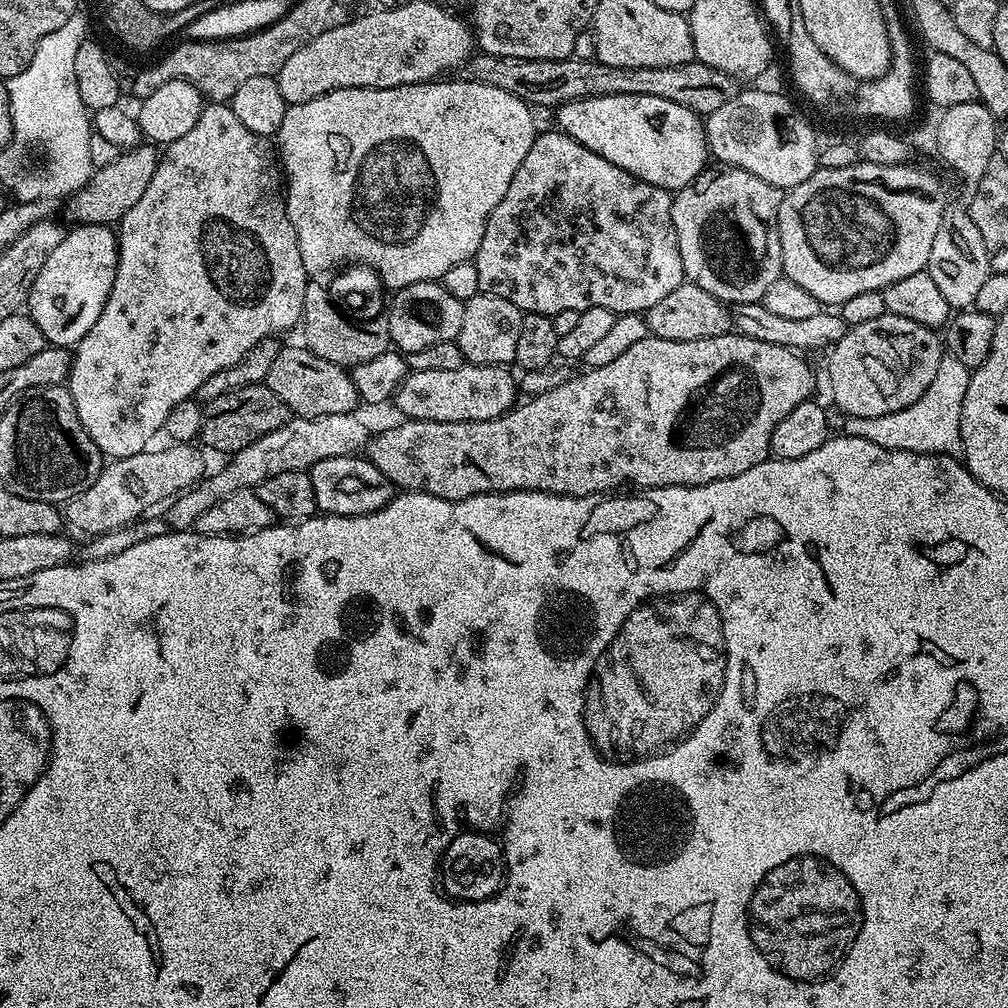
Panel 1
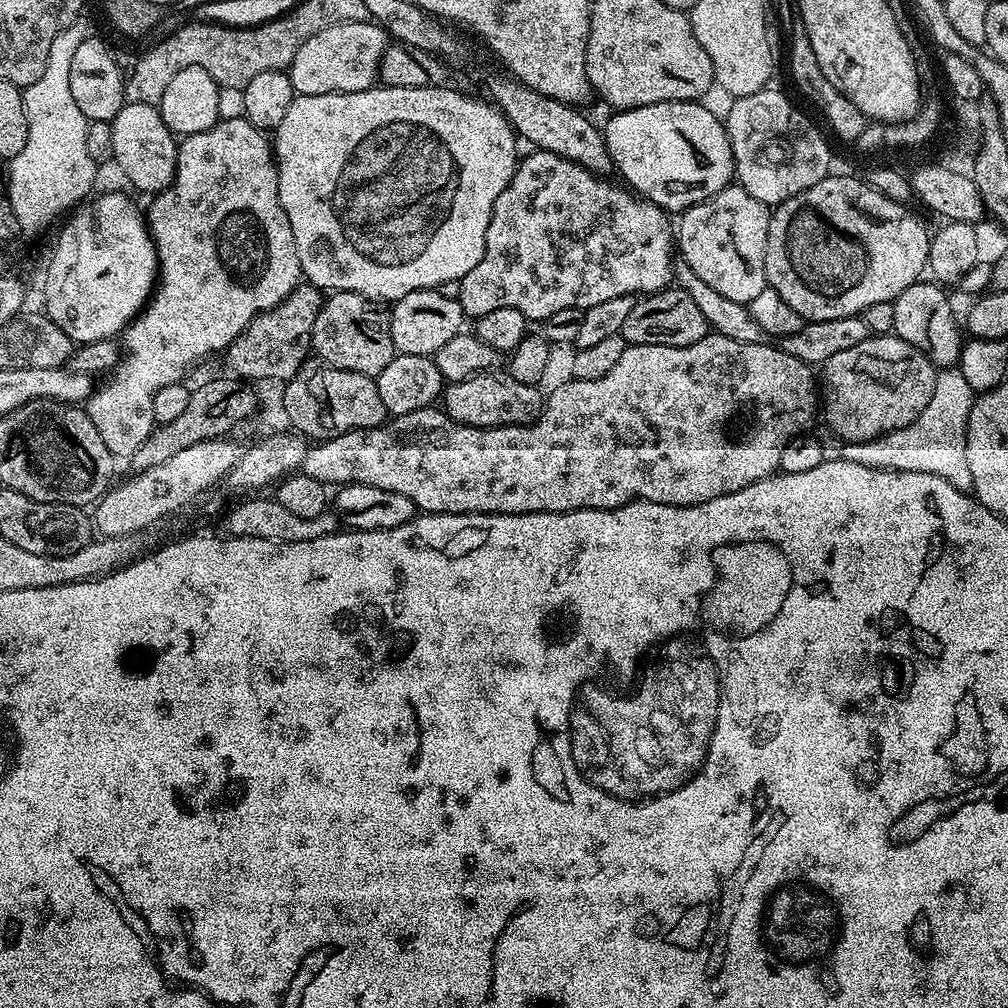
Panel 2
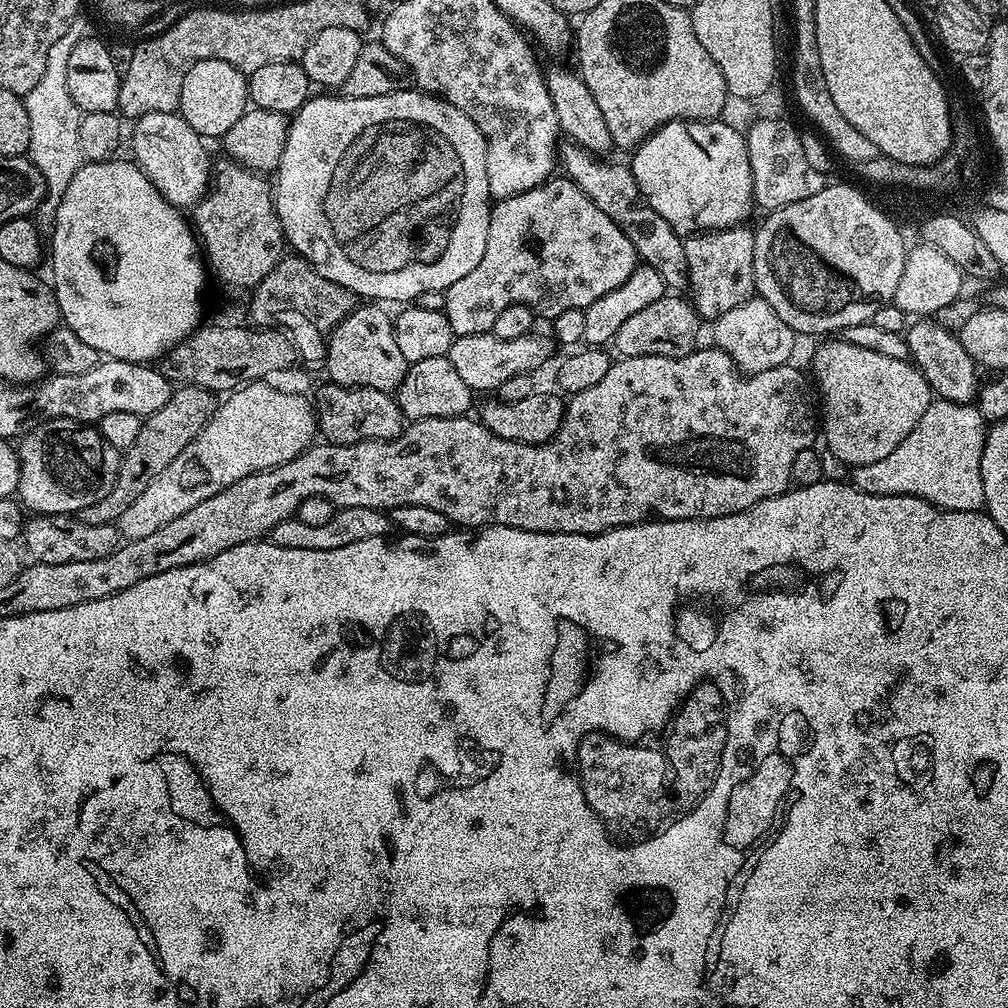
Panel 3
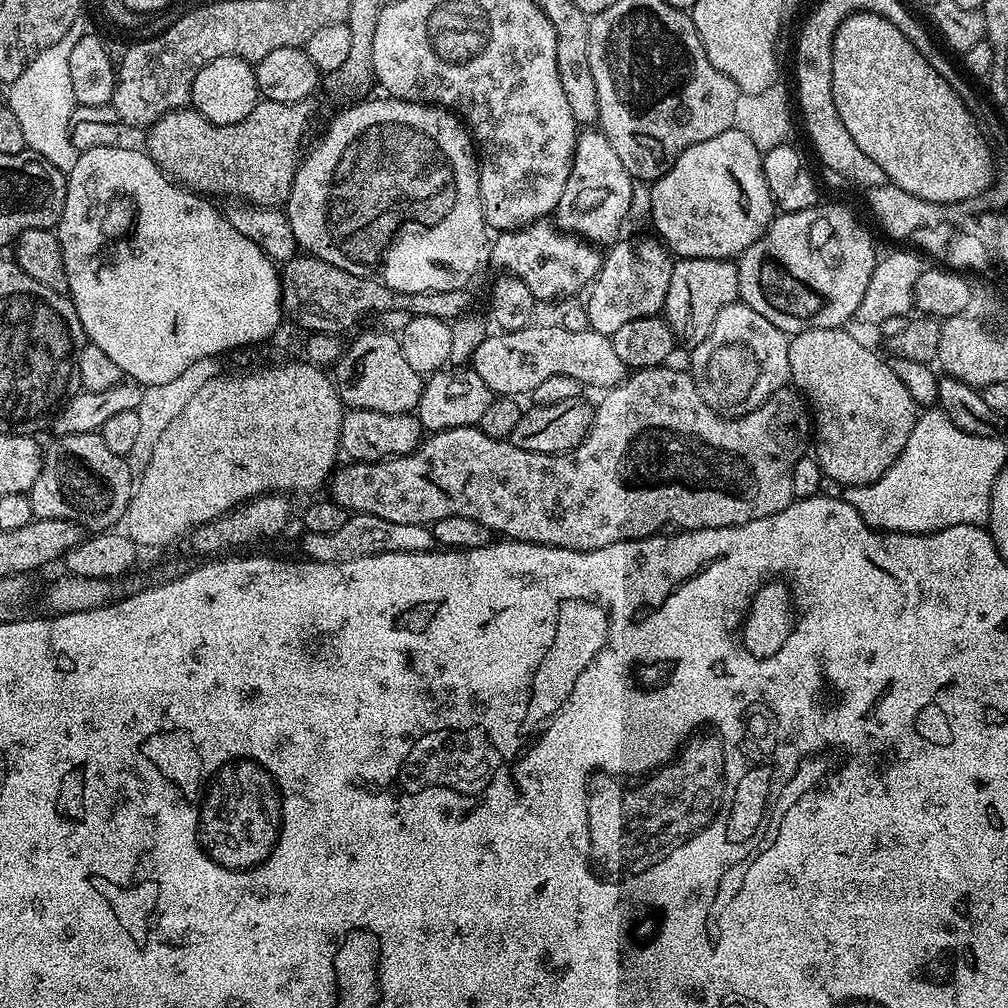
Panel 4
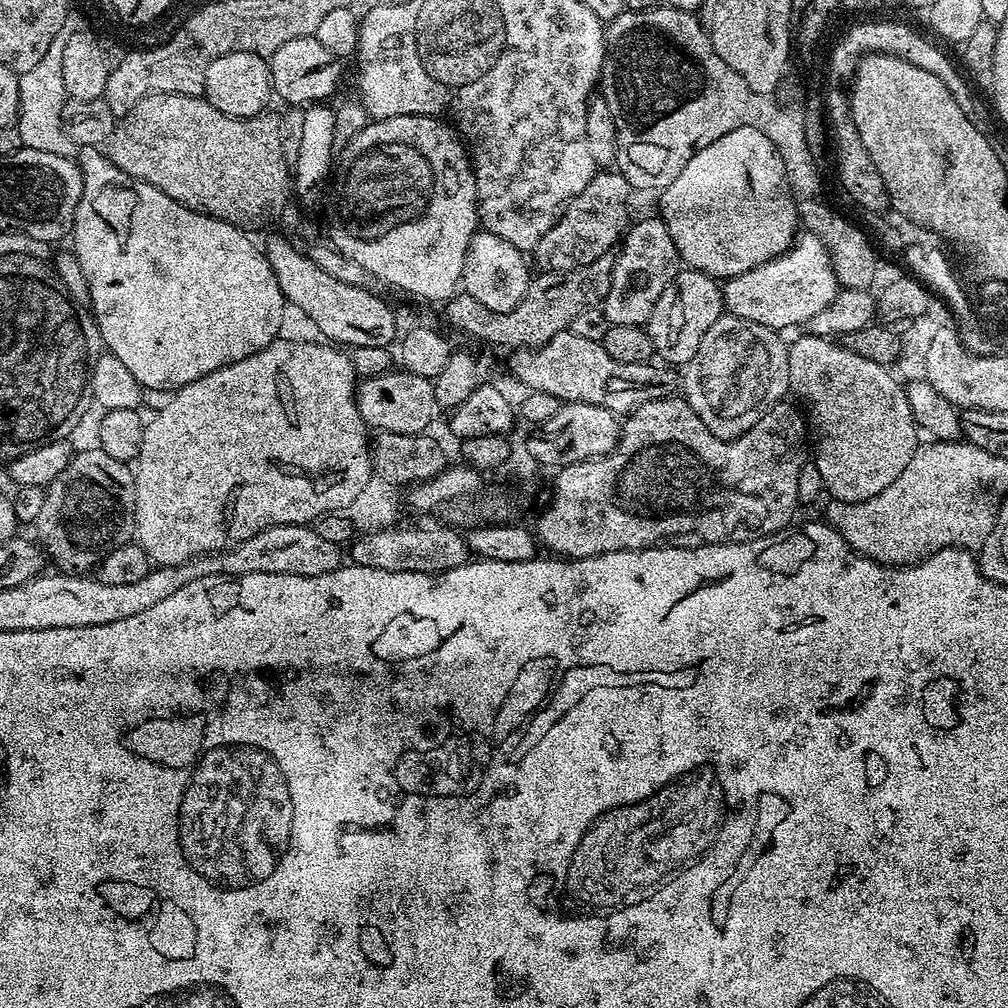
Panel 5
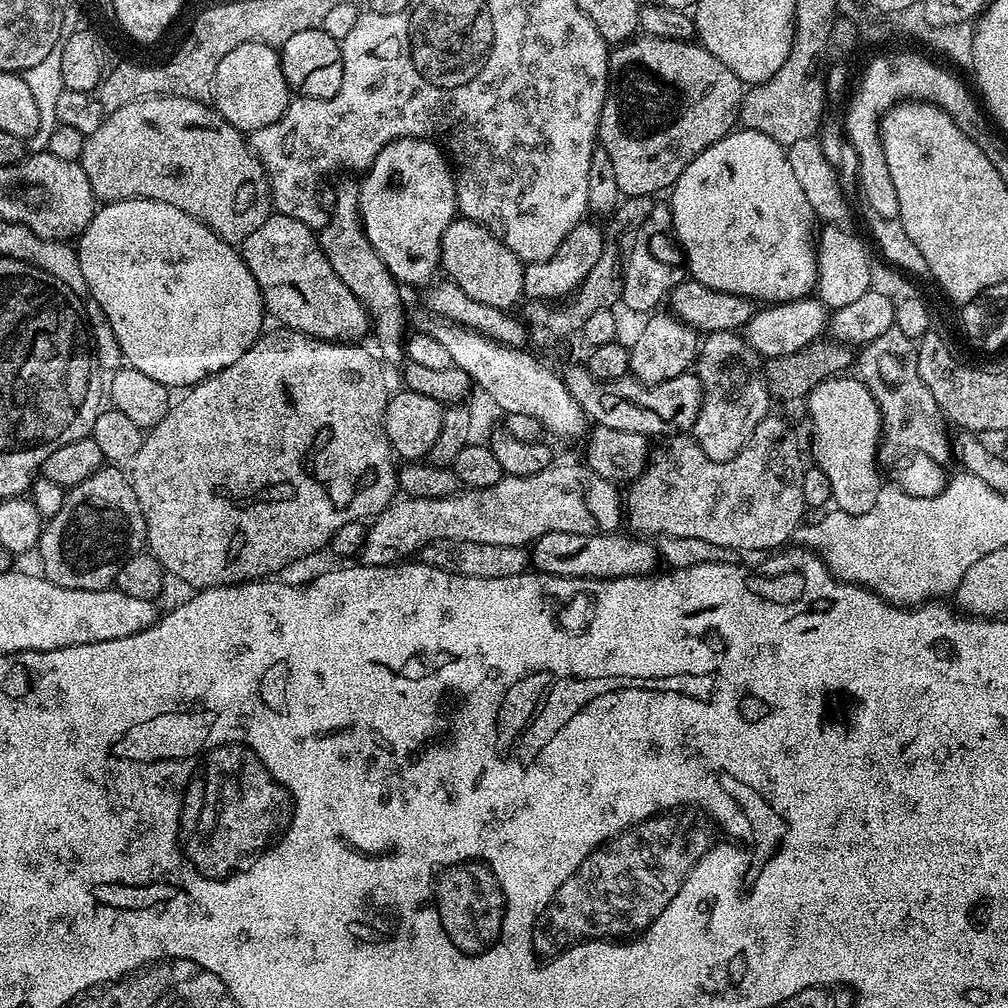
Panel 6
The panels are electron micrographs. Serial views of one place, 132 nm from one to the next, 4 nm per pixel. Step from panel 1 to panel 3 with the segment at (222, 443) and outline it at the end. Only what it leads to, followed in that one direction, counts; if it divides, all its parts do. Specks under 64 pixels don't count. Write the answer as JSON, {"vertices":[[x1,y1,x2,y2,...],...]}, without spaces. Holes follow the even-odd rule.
{"vertices":[[186,384,177,387,173,391,170,402,162,406,162,410,154,410,154,414,143,417,138,438,134,438,134,446,123,449,120,458,120,477,114,482,110,494,106,498,98,498,90,506,74,513,77,520,86,522,86,526,106,526,107,524,116,524,126,514,126,510,132,503,146,494,146,486,198,438,200,431,206,426,208,419,215,414,218,407,218,400,213,393,199,388,193,384]]}

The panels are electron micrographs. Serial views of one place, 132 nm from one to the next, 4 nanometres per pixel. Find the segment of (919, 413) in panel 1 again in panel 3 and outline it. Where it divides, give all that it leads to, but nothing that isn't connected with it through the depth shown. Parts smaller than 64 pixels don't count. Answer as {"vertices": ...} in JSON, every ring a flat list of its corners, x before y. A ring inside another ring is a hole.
{"vertices":[[933,399,918,426,914,426,914,430,910,430,910,434,906,434,906,438,902,438,902,442,898,442,898,446,886,454,886,458,870,462,870,466,851,469,850,483,875,496,917,496,946,510,979,512,985,507,980,473,985,435,986,421,975,403,955,404,949,400]]}

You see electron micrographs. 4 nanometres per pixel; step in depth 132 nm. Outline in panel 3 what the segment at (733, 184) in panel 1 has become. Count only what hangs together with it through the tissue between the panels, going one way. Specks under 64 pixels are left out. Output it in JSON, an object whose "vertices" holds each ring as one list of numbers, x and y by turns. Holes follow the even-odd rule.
{"vertices":[[748,226,717,228,695,233,684,240,686,262,688,263,688,288,690,303,696,313,705,321,715,321,716,317,742,306,742,302,753,299,754,282,754,238,755,231]]}

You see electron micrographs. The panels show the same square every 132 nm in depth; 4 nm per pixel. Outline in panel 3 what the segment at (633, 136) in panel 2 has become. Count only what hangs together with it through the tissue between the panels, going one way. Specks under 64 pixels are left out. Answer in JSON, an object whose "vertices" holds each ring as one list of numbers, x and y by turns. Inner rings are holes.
{"vertices":[[719,118,714,120,671,120,631,153,630,167,638,186,644,195,644,201,655,212,662,214,666,222,681,237,687,238,698,232,717,228,734,228,745,223,744,220,754,209,752,198,752,175,748,157,748,141,745,133,728,126]]}

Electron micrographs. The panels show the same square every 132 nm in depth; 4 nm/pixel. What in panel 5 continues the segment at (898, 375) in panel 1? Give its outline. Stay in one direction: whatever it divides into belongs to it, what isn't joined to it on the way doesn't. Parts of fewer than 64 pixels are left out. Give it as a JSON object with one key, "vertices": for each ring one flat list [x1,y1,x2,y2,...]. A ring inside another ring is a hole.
{"vertices":[[801,334,793,344,787,345,787,349,788,386,791,395,796,395,795,399,806,409,811,435,812,432,816,435,814,462,818,466,818,474,822,474,824,488,834,500,847,504,866,502,882,494,882,490,886,490,886,486,906,470,918,447,918,429,910,414,910,402,906,402,904,384,896,381,885,365,850,354,850,350,830,338]]}

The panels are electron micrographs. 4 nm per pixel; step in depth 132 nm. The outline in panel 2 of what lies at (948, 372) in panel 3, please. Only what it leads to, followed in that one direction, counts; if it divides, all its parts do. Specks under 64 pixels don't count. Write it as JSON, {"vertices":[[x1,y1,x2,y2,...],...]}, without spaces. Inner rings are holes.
{"vertices":[[917,282,911,284,906,290,902,290,902,294,898,294,898,298,892,301,894,306,894,326,892,332,906,342,916,345,917,348,927,354,932,359,937,369,948,370,960,363,960,351,964,349,964,340,962,339,962,324,956,321,956,312,952,309,952,304,948,301,948,296,936,284,924,284,925,282]]}

